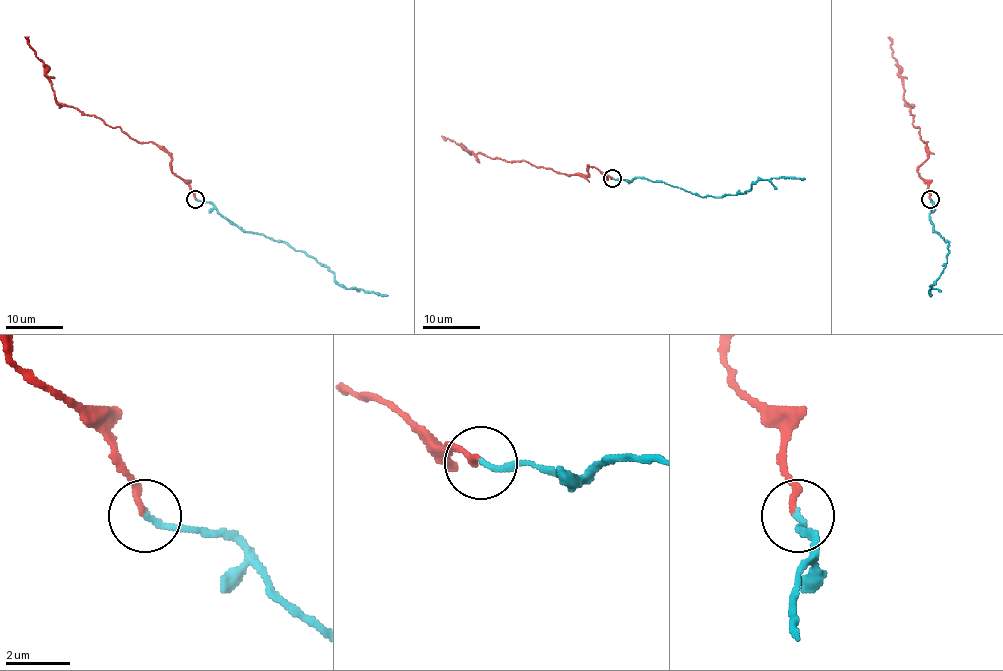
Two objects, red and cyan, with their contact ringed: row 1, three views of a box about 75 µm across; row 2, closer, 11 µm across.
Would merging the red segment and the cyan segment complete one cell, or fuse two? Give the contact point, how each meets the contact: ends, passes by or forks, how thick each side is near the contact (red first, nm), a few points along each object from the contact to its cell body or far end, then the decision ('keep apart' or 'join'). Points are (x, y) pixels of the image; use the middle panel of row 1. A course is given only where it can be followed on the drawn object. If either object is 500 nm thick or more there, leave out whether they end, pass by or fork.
(612, 178) | red ends | cyan ends | 200/180 nm | red via (613, 177), (604, 176), (590, 166), (587, 176), (556, 173), (523, 160), (510, 162), (473, 153), (442, 136) | cyan via (613, 179), (628, 181), (641, 177), (663, 181), (702, 197), (742, 194), (764, 179), (805, 179) | join

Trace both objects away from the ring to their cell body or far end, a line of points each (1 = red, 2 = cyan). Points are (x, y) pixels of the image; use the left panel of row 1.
1: (196, 199), (173, 171), (170, 156), (156, 144), (130, 139), (119, 127), (56, 102), (46, 66), (25, 36)
2: (196, 199), (207, 201), (246, 231), (264, 234), (305, 251), (325, 266), (341, 285), (388, 295)

